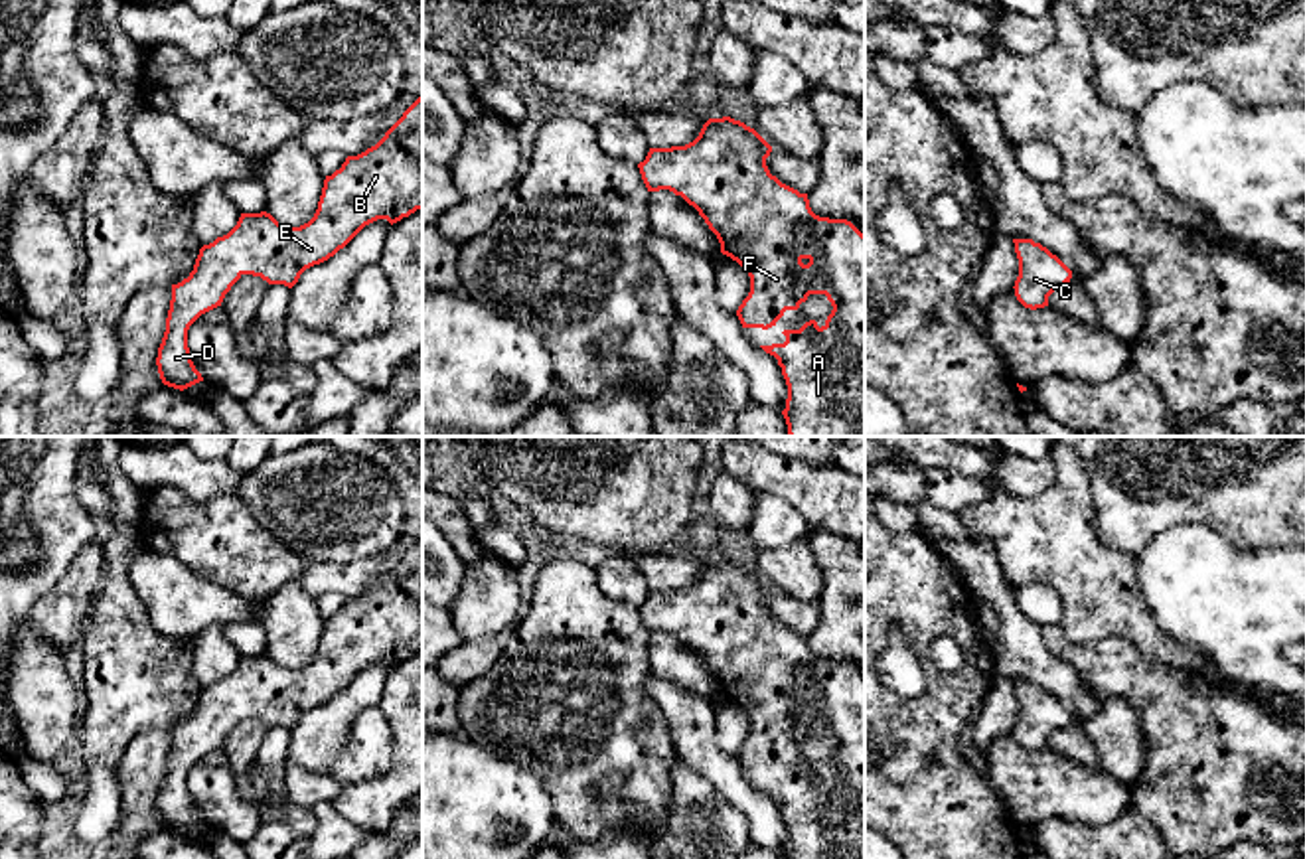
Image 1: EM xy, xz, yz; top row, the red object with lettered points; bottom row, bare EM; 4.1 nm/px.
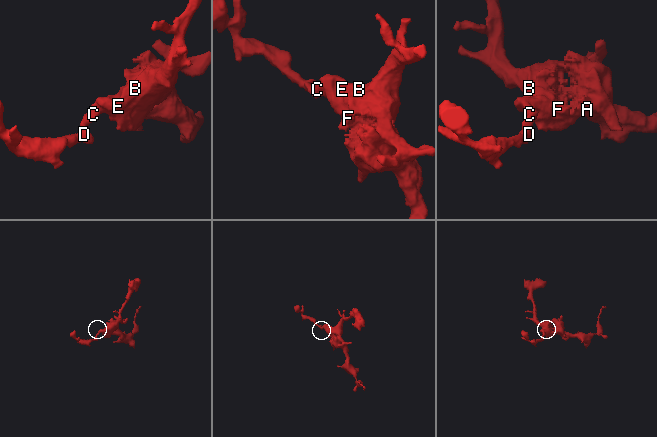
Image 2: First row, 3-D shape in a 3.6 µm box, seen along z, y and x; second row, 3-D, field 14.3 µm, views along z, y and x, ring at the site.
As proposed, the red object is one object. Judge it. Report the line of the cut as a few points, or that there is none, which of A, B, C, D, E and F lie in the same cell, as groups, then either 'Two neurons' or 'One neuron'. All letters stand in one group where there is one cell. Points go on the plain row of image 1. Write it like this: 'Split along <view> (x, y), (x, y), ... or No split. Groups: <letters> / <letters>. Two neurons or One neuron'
No split. Groups: A B C D E F. One neuron

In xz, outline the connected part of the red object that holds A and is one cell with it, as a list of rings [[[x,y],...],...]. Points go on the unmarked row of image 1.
[[[723,559],[723,561],[709,561],[703,567],[699,579],[685,588],[650,590],[646,602],[640,604],[638,610],[648,634],[669,632],[675,638],[681,638],[689,648],[693,648],[699,654],[699,658],[705,662],[709,671],[717,677],[721,685],[721,695],[746,711],[750,719],[750,735],[736,752],[736,758],[742,770],[768,772],[776,768],[776,764],[784,758],[786,752],[798,752],[800,746],[806,744],[809,737],[825,737],[827,742],[831,744],[833,752],[821,770],[817,768],[815,762],[809,762],[800,772],[784,772],[782,774],[786,778],[784,786],[760,788],[766,796],[778,802],[778,808],[782,810],[782,818],[788,827],[788,841],[782,857],[784,859],[865,859],[865,677],[847,662],[829,662],[829,660],[815,658],[809,650],[807,636],[800,636],[798,632],[782,626],[776,618],[770,616],[766,608],[766,600],[770,598],[770,594],[772,594],[772,588],[754,571],[730,559]]]

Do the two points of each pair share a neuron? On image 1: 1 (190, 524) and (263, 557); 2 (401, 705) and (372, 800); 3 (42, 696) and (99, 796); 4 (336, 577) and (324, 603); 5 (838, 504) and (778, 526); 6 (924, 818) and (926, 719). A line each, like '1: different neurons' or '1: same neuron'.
1: same neuron
2: same neuron
3: different neurons
4: different neurons
5: different neurons
6: same neuron

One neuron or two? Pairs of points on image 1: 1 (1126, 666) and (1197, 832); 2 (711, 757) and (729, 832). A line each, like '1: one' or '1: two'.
1: one
2: two

